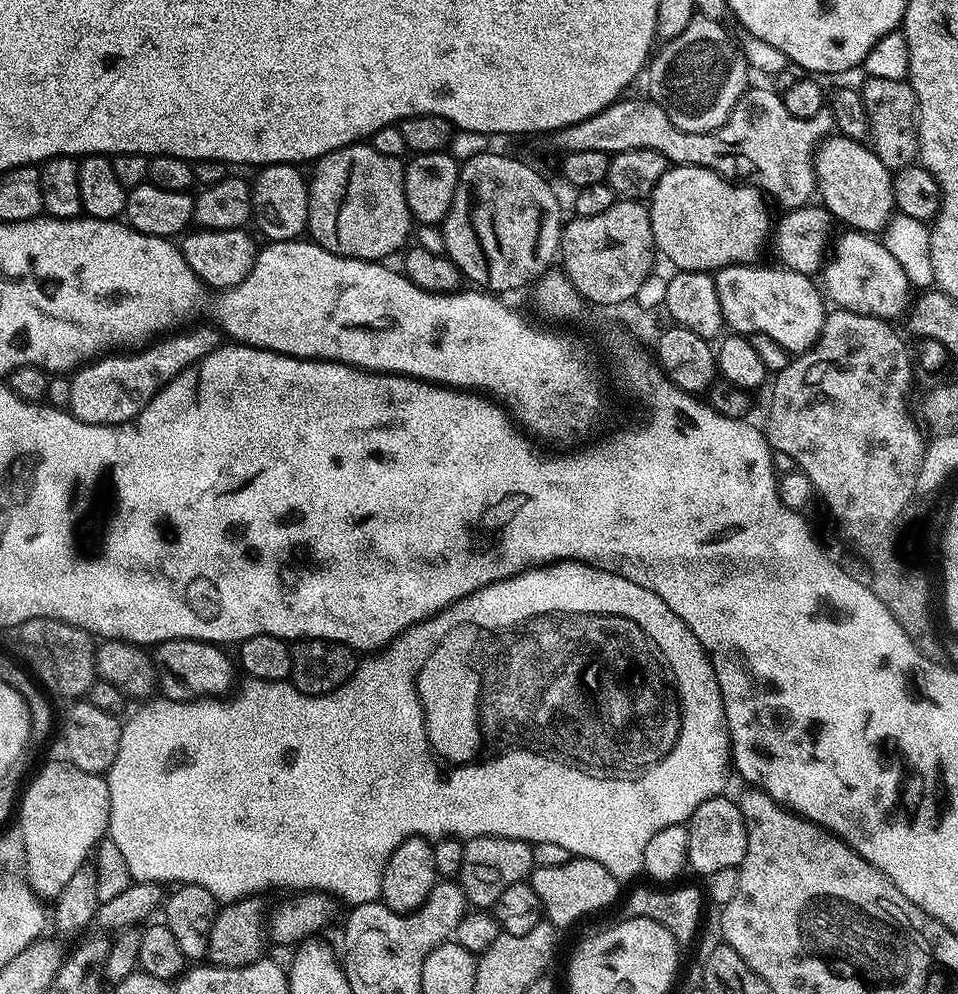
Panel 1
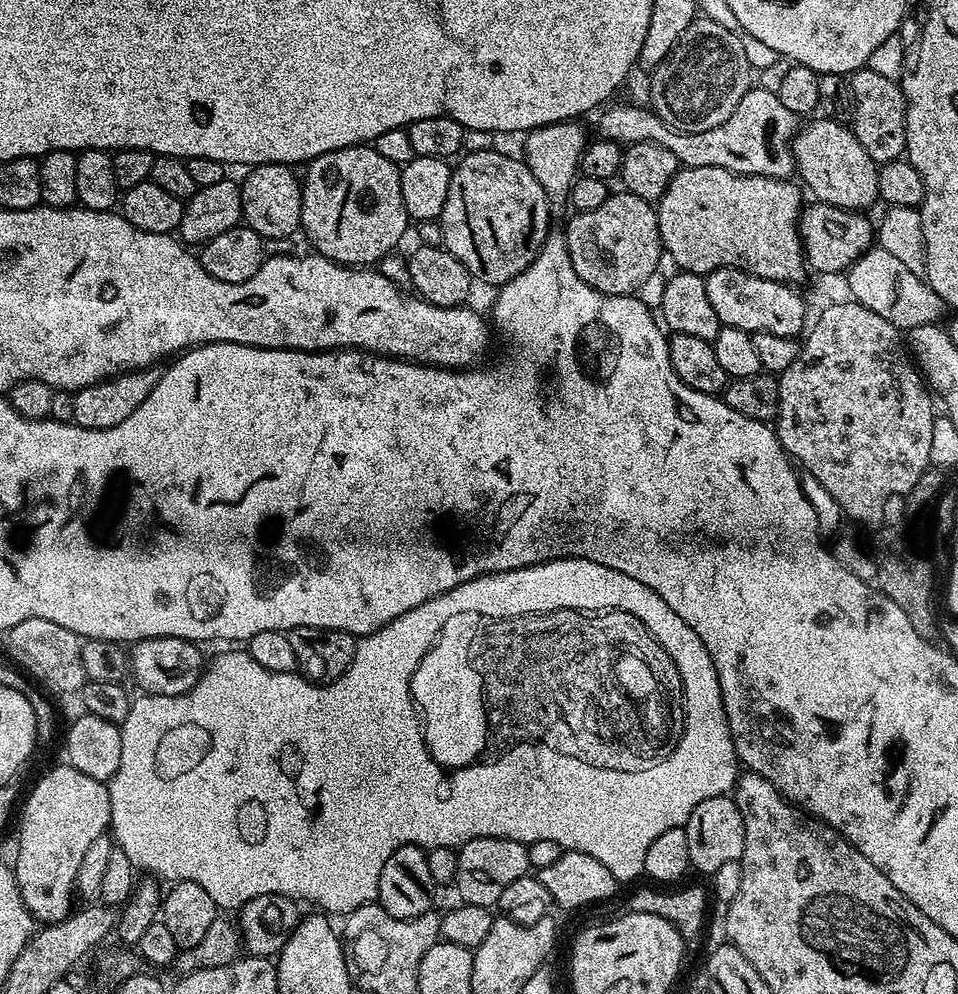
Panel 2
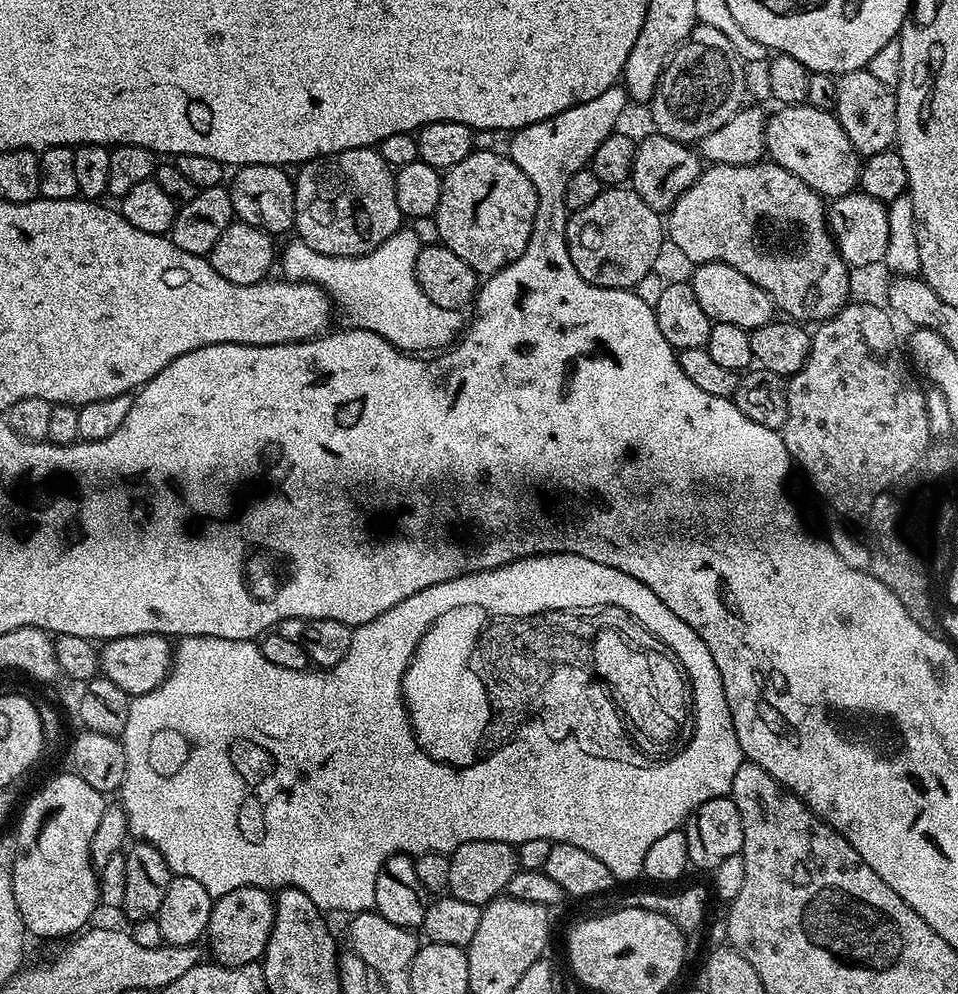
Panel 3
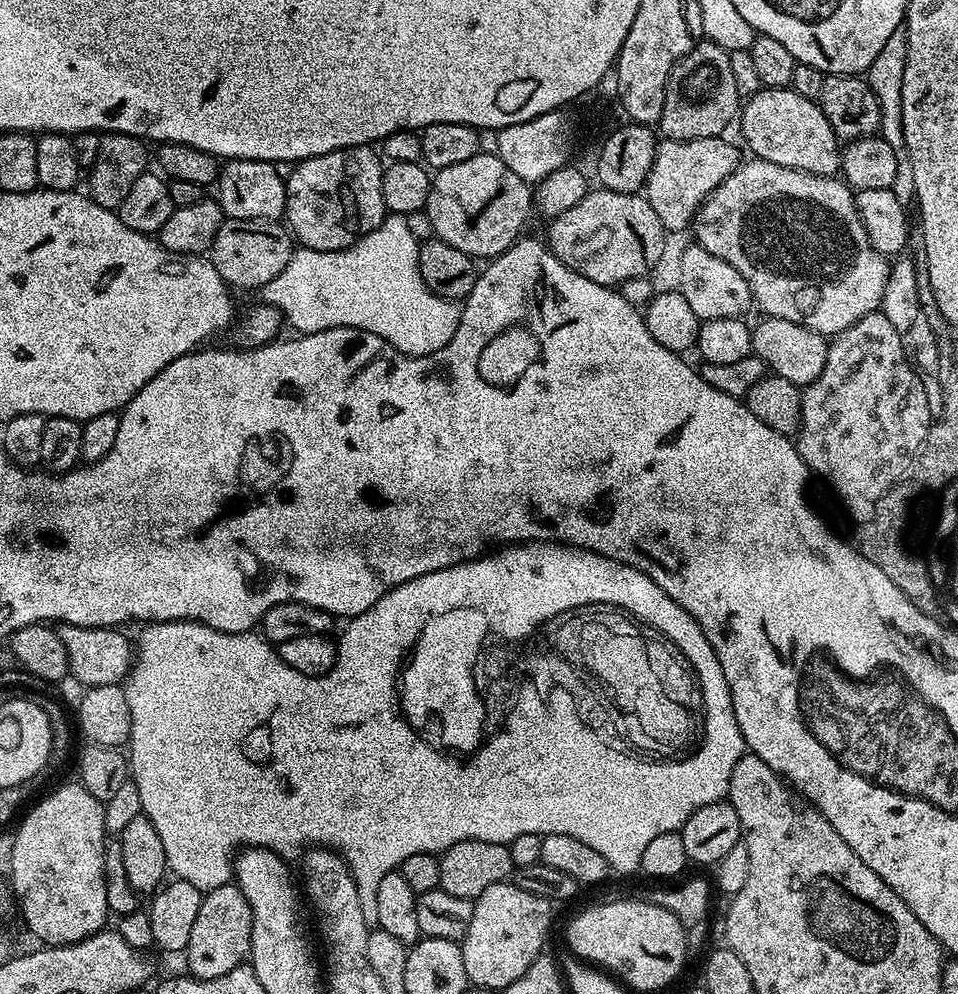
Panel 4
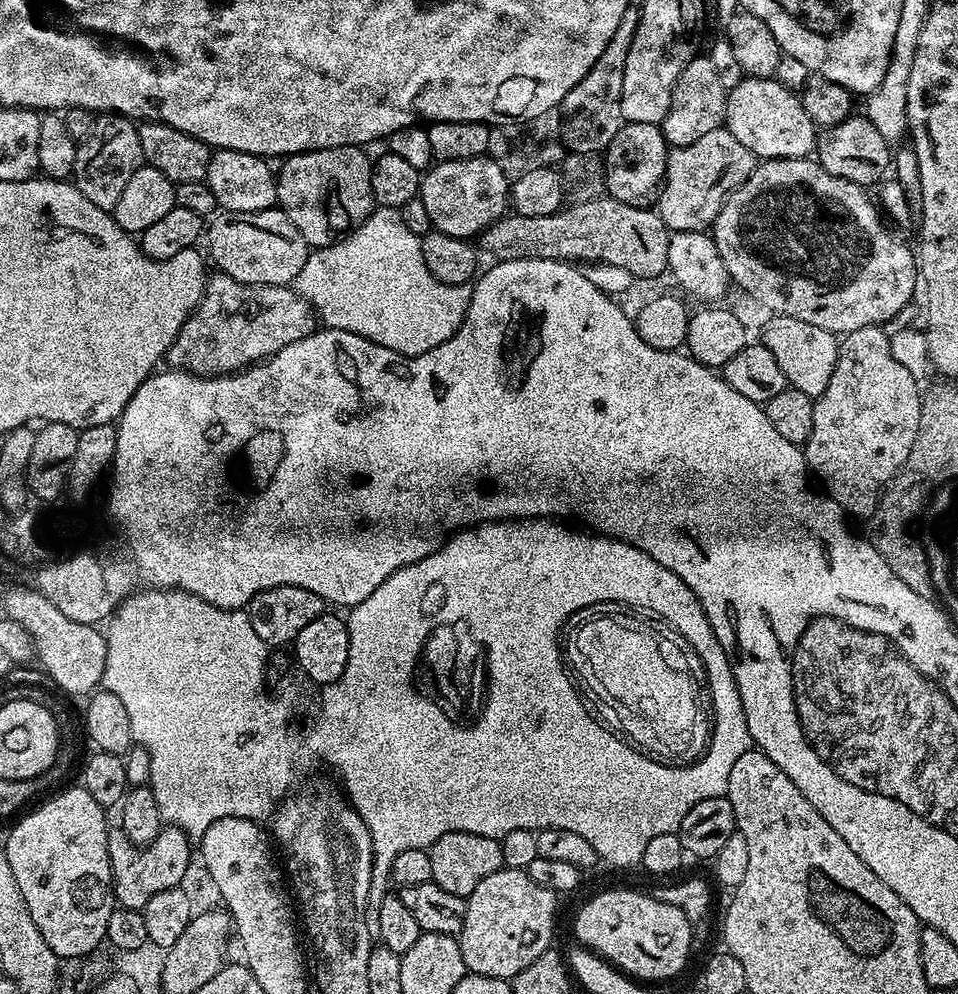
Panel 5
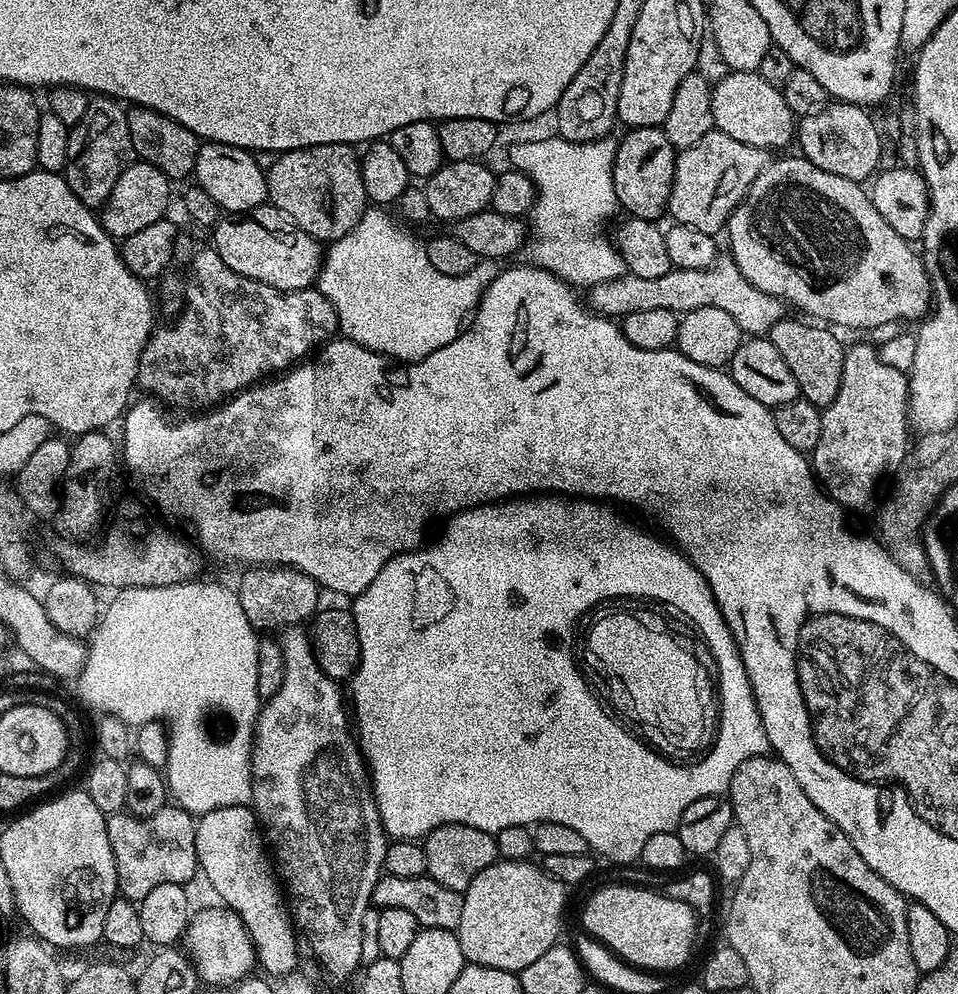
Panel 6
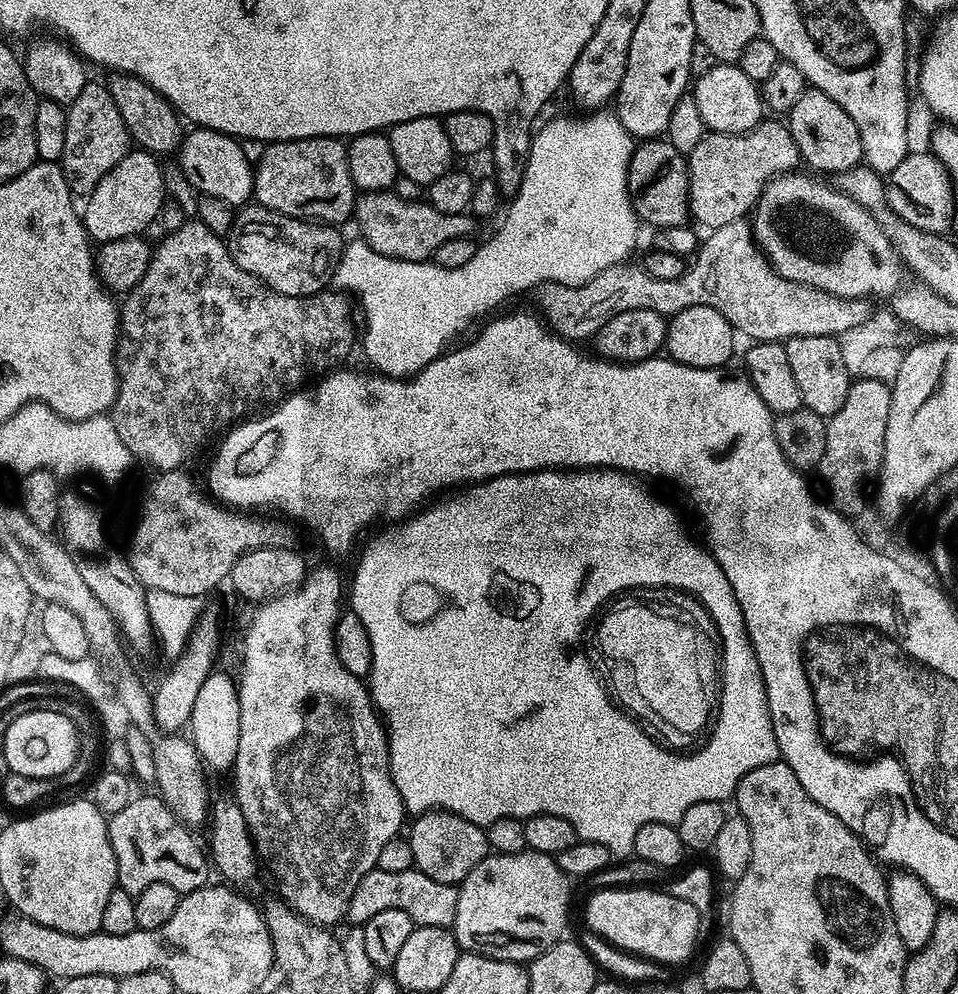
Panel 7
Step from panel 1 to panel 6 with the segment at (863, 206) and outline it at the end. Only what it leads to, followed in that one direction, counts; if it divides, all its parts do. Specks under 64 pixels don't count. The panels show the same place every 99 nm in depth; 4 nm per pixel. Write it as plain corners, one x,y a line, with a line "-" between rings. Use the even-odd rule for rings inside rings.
729,71
720,81
715,81
712,89
712,113
714,114
715,131
722,134
730,134
738,142
746,146
758,146
765,150
772,148
784,148
788,143
793,143
798,132
797,117
792,115
790,106
786,106
786,98
781,89
775,88
766,78
760,76
759,71
755,72
734,72

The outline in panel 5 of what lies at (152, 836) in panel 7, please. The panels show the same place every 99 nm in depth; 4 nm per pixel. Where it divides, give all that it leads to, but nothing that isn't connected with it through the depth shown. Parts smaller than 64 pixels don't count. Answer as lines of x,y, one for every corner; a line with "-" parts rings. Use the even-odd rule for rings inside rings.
165,826
160,829
158,838
154,842
138,846
126,838
123,828
109,827
108,857
112,871
112,891
114,900
121,908
135,908
143,910
146,902
154,898
154,894
162,894
162,890
179,888
185,882
184,875
188,872
188,863
194,856
194,848
190,845
190,838
181,828

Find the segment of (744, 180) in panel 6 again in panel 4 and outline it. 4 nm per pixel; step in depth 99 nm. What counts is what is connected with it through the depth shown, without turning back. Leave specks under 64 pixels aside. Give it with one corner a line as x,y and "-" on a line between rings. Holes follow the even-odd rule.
711,136
697,140
661,139
650,166
646,195
665,230
672,233
682,231
687,224
689,227
695,221
701,206
708,201
708,195
741,163
742,155
728,138

